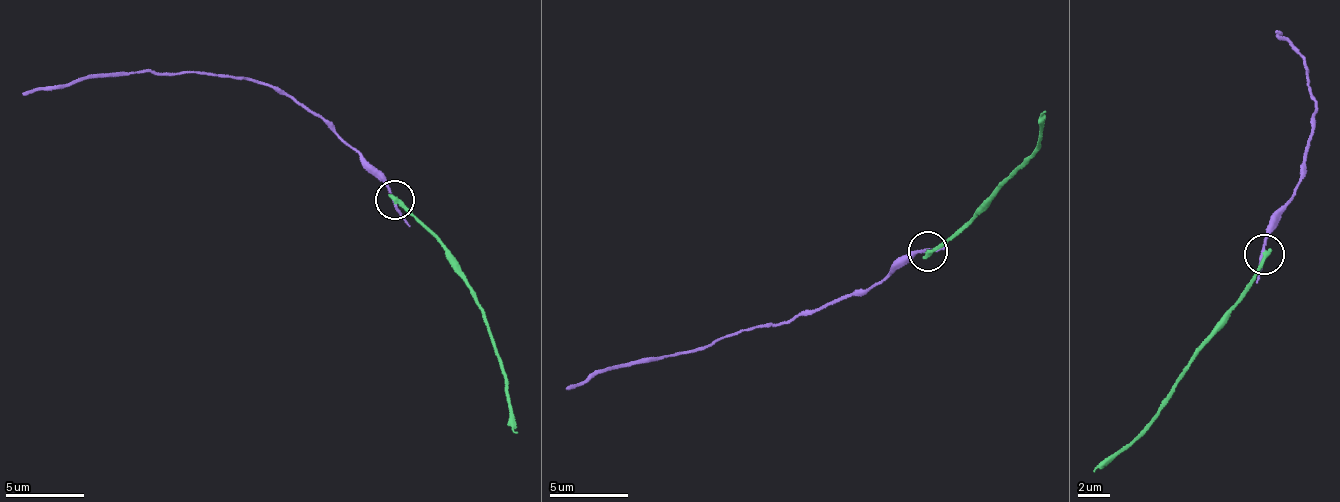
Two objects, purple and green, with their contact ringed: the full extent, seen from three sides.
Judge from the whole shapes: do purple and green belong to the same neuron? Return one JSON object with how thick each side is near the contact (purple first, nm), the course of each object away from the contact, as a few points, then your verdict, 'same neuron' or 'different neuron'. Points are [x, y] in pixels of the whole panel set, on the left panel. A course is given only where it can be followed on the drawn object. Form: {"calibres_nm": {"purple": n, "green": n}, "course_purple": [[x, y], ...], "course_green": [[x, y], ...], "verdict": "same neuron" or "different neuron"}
{"calibres_nm": {"purple": 160, "green": 320}, "course_purple": [[396, 201], [317, 116], [254, 79], [153, 71], [74, 79], [22, 96]], "course_green": [[396, 201], [439, 239], [482, 311], [509, 388], [517, 432]], "verdict": "different neuron"}

